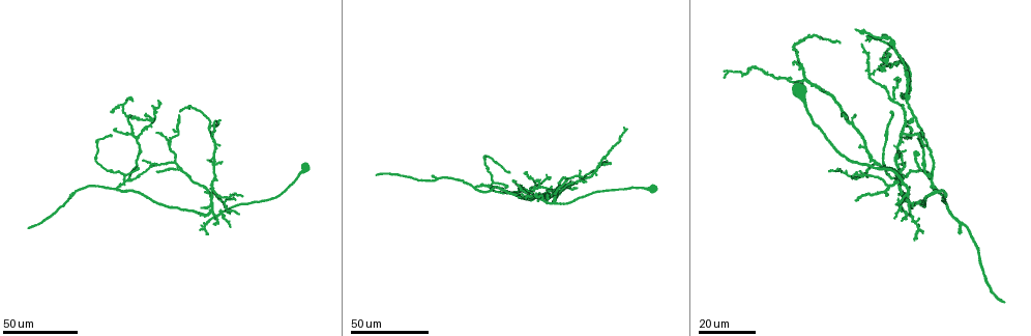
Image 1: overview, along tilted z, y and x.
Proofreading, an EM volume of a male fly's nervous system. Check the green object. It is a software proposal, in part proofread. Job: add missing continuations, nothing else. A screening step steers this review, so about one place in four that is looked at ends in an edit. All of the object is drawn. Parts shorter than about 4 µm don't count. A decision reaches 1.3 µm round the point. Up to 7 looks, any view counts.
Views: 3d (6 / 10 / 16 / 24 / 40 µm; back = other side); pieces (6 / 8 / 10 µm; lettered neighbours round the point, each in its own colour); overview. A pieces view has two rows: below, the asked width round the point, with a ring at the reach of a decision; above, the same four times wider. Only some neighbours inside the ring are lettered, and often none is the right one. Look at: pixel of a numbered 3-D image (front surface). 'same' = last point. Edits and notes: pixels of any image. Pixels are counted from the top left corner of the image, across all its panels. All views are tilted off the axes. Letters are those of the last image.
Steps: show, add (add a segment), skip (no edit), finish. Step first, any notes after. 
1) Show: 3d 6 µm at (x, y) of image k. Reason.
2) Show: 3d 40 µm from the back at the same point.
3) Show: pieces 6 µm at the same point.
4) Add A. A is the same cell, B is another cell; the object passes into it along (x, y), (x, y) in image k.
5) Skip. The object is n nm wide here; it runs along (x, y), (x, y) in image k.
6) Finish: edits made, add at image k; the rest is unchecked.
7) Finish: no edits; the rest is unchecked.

Show: 3d 24 µm at (573, 184) of image 1. Thin end.

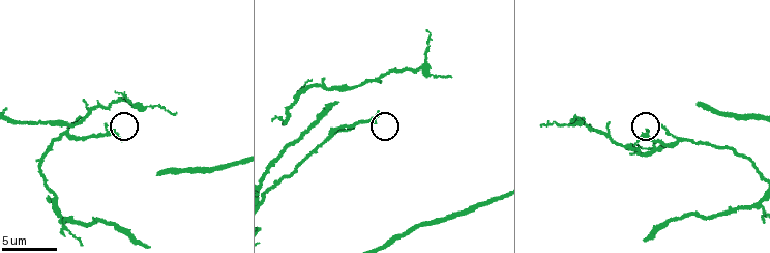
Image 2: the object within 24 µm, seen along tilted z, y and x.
Show: pieces 8 µm at (376, 111) of image 2.

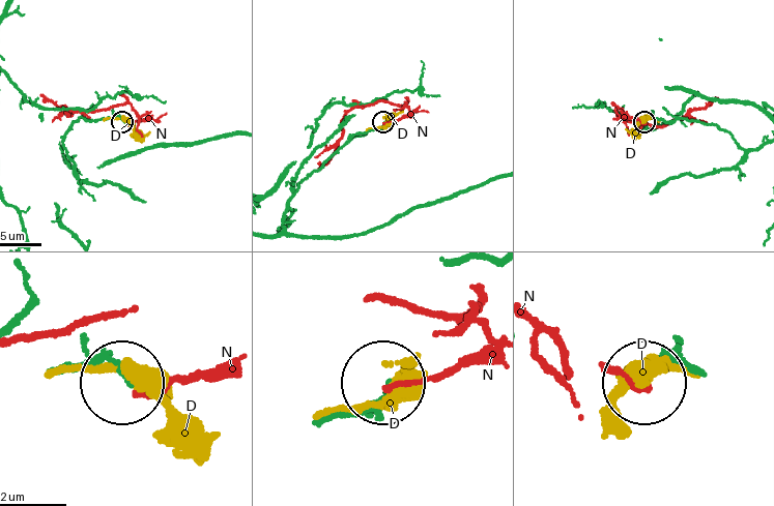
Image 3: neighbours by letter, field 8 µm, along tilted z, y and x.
Skip. D and N are other cells; it runs along (334, 418), (369, 412), (386, 385) in image 3; no lettered segment goes on from it.

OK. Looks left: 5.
Show: 3d 10 µm at (335, 102) of image 2. Tapers out.

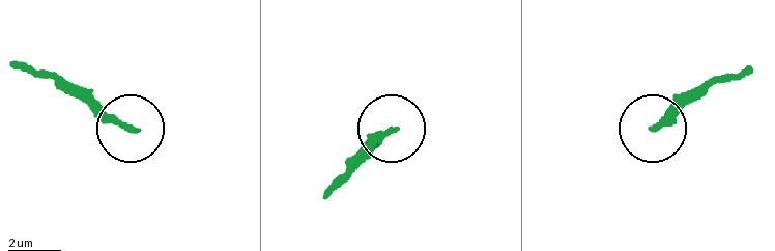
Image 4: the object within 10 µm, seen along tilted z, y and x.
Show: pieces 8 µm at (135, 127) of image 4. What lies round it.

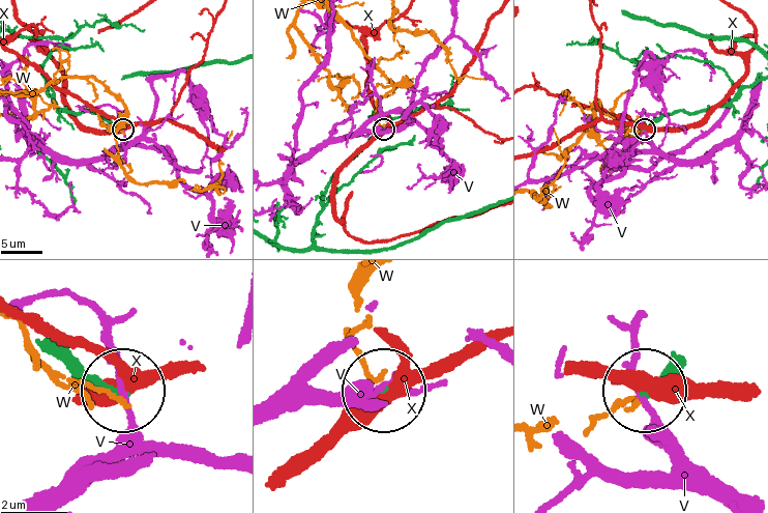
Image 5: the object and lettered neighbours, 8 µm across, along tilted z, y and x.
Skip. V, W and X are other cells; it runs along (63, 350), (120, 390) in image 5; no lettered segment goes on from it.

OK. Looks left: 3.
Show: 3d 24 µm at (885, 71) of image 1. Free end.

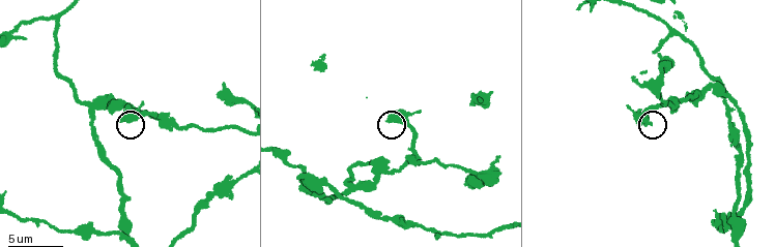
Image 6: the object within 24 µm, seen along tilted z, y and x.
Show: 3d 6 µm at (649, 123) of image 6.

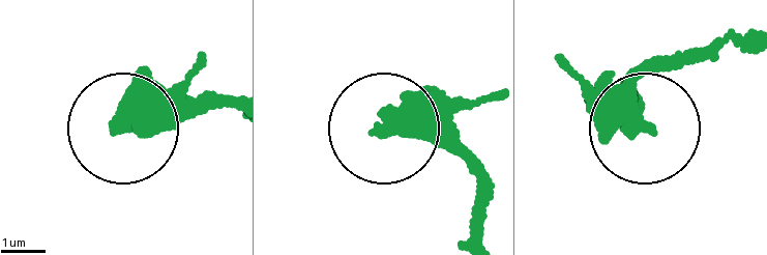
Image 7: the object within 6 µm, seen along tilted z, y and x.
Show: pieces 10 µm at (377, 131) of image 7.

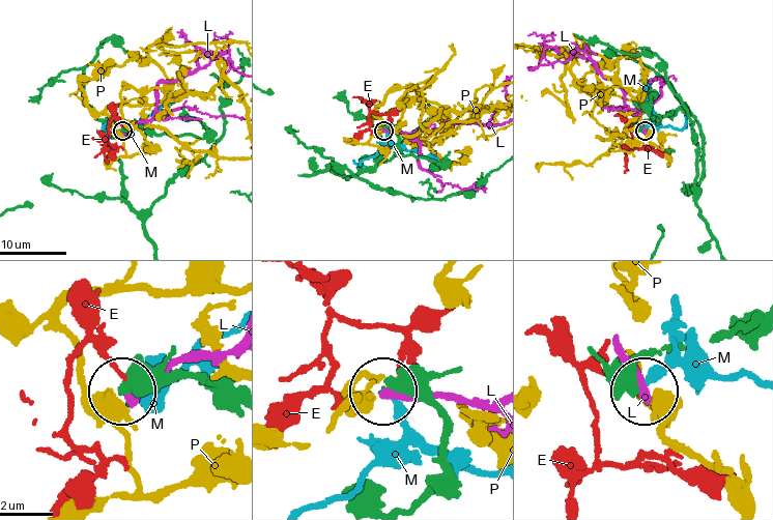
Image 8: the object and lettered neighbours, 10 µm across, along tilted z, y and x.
Skip. The object is 350 nm wide here; E, L, M and P are other cells; it runs along (700, 128), (694, 115), (678, 110), (642, 121), (645, 130) in image 8; none of them fits.

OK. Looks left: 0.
Finish: no edits; the rest is unchecked.

